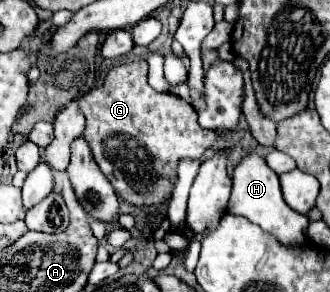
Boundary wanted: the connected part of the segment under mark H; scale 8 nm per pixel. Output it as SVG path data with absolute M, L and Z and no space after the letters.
M248 154L234 170L234 184L232 184L232 196L228 202L228 212L238 214L248 218L250 222L258 224L264 232L272 234L280 244L292 248L292 250L302 250L308 244L308 218L304 214L298 214L292 210L280 192L280 182L278 174L268 168L264 158L258 154Z

